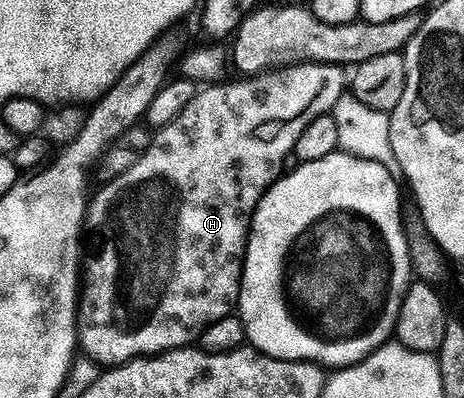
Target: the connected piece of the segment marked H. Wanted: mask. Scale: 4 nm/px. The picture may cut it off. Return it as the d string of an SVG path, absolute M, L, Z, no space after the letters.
M294 64L284 69L270 70L255 78L240 78L236 84L211 83L203 90L195 91L192 102L180 110L172 122L153 133L154 141L139 155L129 170L124 170L114 180L105 181L102 189L93 193L88 204L88 255L80 277L78 298L78 343L81 351L103 366L123 364L138 356L153 356L170 348L193 345L198 335L212 322L231 315L238 302L242 281L242 253L246 251L246 234L250 227L250 215L260 198L283 175L282 163L293 153L300 130L312 122L312 118L327 115L348 88L348 72L341 64Z

